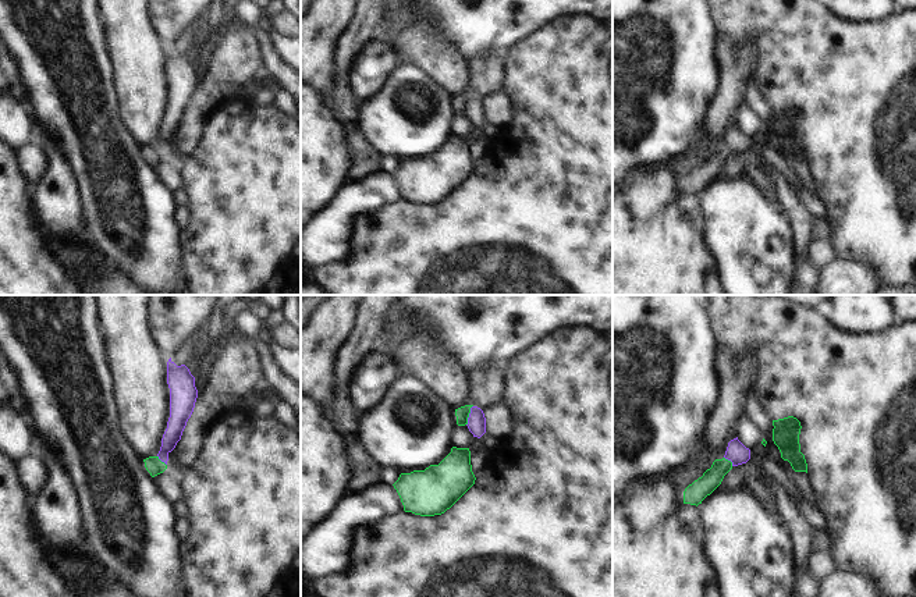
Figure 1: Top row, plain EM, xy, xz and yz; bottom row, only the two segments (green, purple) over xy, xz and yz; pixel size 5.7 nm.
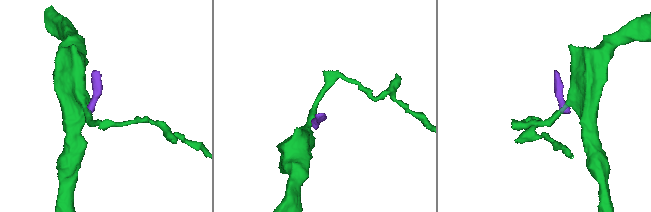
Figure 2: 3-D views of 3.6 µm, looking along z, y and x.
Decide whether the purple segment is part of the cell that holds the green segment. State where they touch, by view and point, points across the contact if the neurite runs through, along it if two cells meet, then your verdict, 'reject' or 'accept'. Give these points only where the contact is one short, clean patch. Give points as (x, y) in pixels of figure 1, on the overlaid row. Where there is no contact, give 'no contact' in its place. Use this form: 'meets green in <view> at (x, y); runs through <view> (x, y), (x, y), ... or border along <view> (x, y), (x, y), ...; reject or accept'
meets green in xz at (468, 415); border along xz (472, 405), (467, 425); reject

